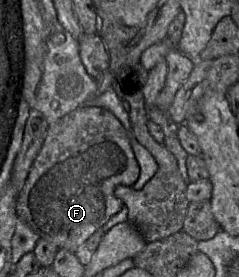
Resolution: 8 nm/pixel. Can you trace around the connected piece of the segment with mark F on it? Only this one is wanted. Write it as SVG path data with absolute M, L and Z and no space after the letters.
M81 106L48 126L43 145L29 170L23 188L17 194L17 217L23 220L40 238L51 241L59 249L66 249L72 253L76 253L78 248L90 236L92 236L99 228L101 228L113 215L121 211L124 204L116 196L116 190L120 186L132 187L139 177L139 172L140 167L135 158L128 134L117 117L112 112L103 107Z

